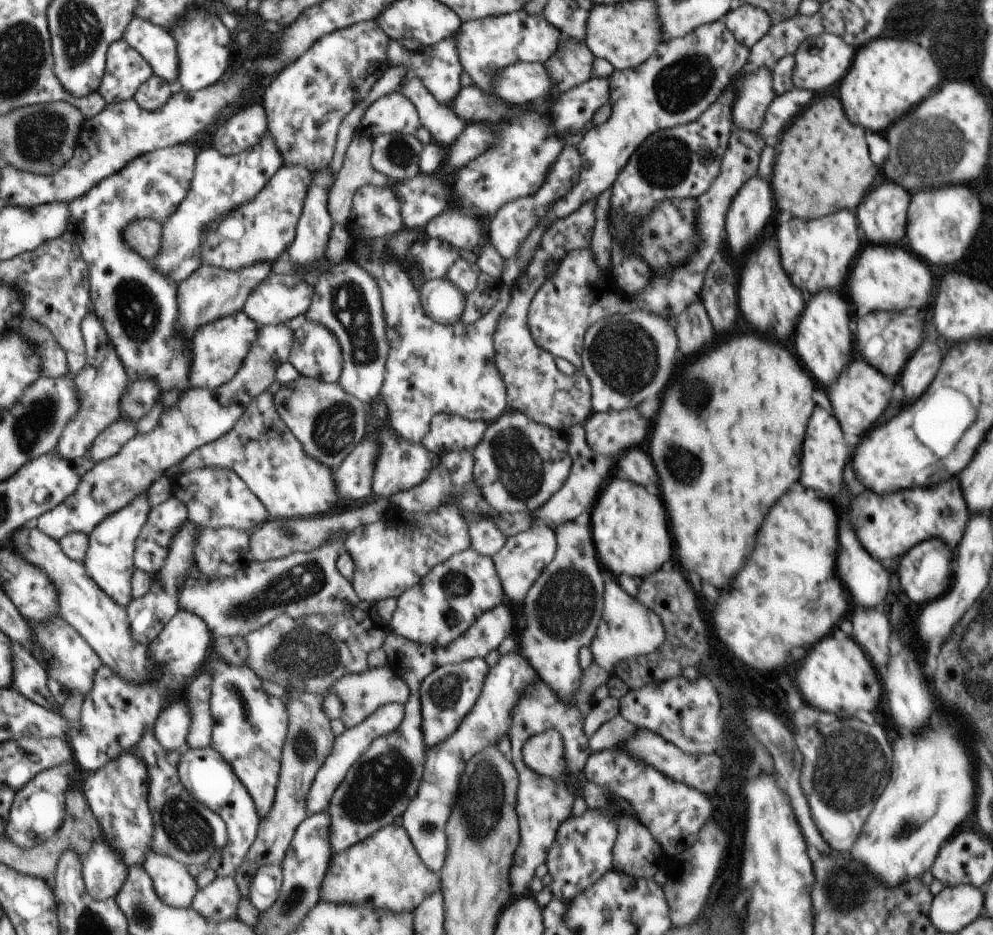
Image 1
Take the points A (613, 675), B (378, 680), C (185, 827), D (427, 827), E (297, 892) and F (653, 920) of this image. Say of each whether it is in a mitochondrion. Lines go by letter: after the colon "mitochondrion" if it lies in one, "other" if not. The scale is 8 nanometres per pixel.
A: other
B: other
C: mitochondrion
D: mitochondrion
E: mitochondrion
F: other

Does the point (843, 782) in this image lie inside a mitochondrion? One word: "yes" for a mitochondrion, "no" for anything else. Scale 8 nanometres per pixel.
yes

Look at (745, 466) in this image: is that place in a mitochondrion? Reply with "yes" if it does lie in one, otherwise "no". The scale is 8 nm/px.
no

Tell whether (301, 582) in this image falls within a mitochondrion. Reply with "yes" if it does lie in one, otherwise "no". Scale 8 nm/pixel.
yes

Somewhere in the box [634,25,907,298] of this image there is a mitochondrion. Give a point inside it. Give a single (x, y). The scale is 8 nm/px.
(679, 86)

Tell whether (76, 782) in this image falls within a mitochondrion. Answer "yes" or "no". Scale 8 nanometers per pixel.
no

